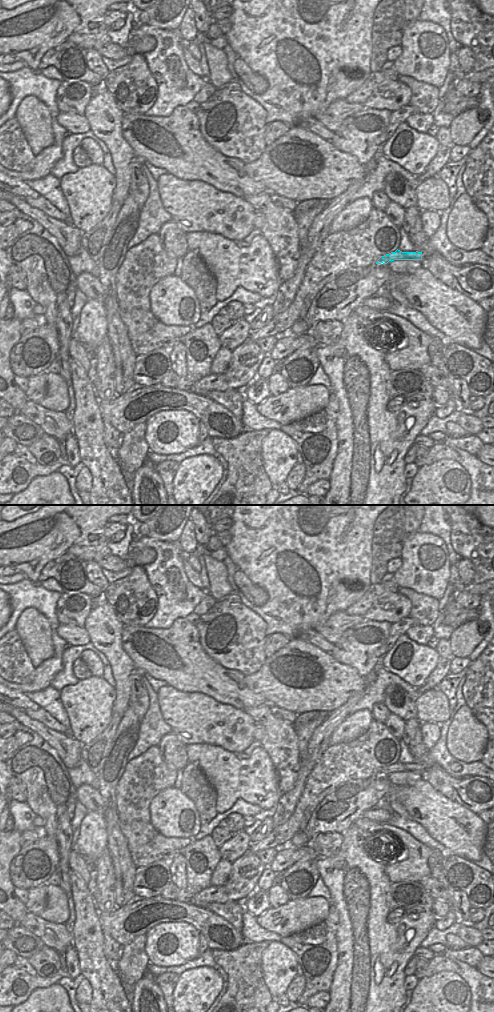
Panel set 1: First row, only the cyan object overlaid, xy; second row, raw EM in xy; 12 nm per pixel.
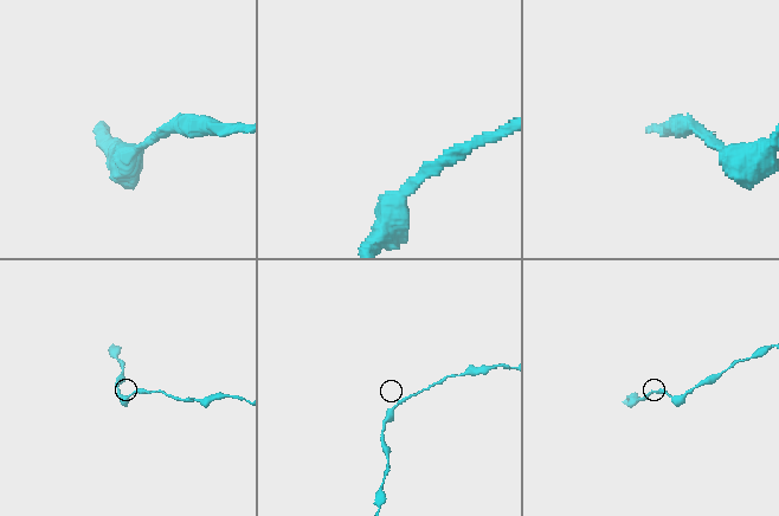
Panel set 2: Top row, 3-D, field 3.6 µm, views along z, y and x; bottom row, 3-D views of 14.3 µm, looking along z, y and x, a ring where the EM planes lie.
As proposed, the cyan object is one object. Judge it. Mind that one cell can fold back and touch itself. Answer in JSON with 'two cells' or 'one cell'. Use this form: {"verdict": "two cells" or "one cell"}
{"verdict": "one cell"}

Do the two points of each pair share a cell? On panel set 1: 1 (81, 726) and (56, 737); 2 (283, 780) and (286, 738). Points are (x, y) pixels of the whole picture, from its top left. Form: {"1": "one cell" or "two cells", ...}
{"1": "two cells", "2": "one cell"}

